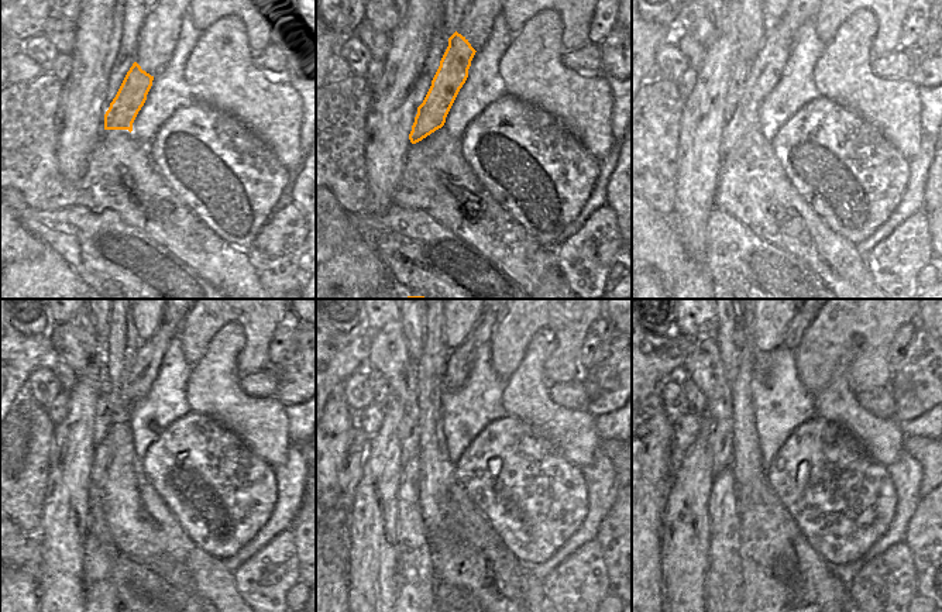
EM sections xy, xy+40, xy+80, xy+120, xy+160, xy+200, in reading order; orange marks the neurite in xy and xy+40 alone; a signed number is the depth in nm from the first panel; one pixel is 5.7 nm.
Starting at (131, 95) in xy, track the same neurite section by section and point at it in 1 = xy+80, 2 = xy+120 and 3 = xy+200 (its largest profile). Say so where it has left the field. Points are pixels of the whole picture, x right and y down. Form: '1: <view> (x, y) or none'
1: xy+80 (766, 69)
2: xy+120 (99, 549)
3: xy+200 (724, 577)

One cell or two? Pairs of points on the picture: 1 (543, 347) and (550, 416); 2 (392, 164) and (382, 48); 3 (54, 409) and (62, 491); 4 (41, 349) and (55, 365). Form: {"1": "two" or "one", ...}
{"1": "one", "2": "two", "3": "two", "4": "two"}

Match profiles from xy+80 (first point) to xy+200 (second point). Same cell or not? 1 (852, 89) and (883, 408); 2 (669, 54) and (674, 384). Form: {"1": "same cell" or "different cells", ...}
{"1": "different cells", "2": "same cell"}

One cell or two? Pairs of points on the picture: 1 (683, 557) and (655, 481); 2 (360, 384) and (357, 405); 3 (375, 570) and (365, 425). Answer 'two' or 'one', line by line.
1: two
2: one
3: two

